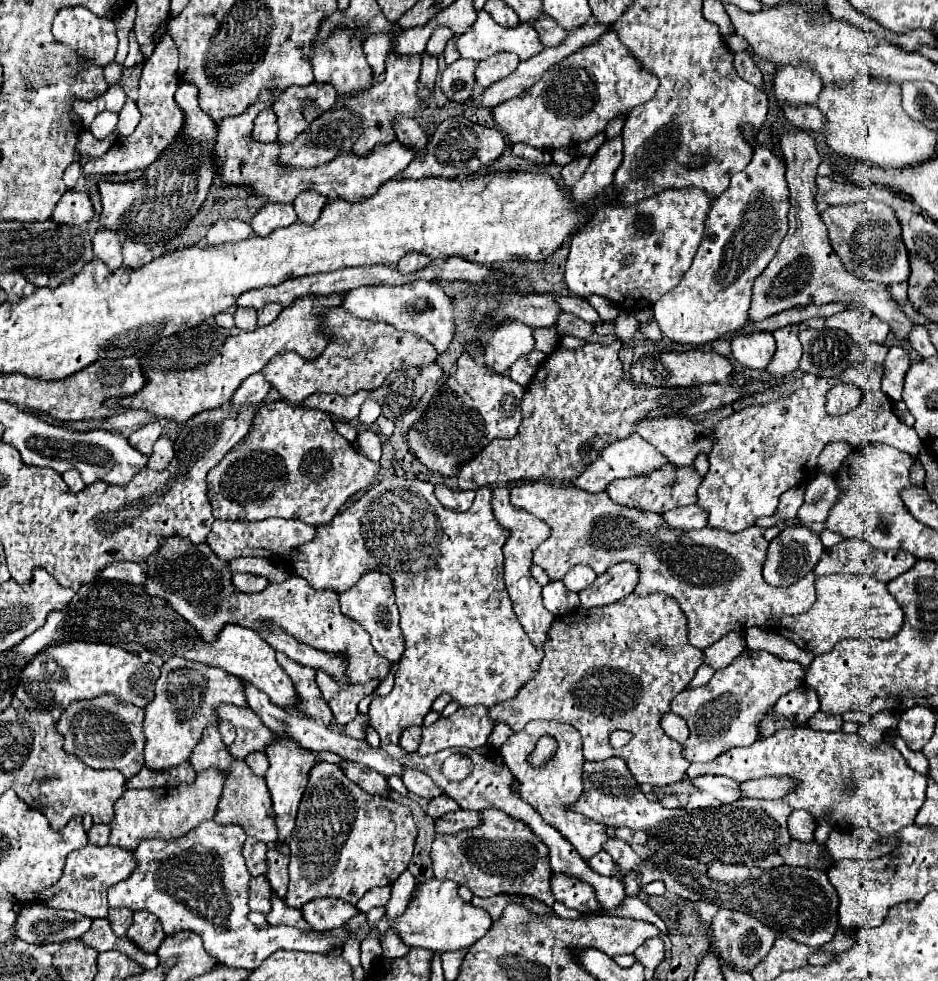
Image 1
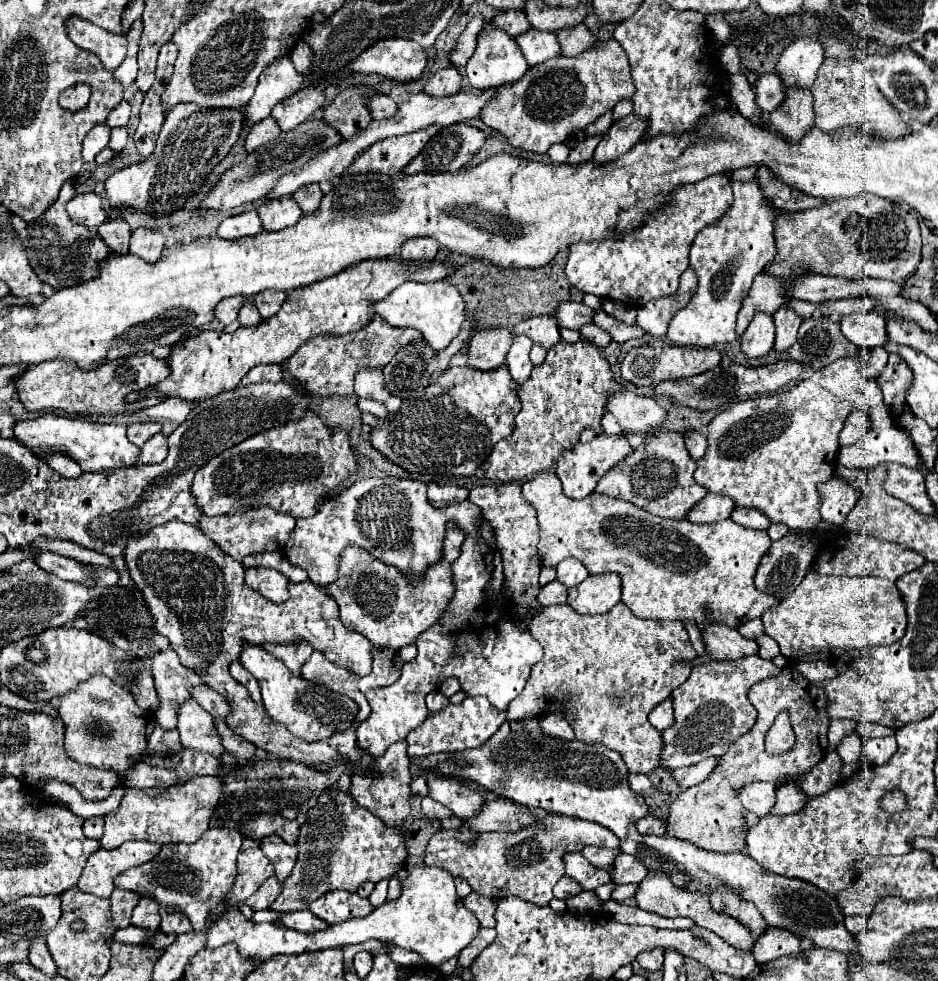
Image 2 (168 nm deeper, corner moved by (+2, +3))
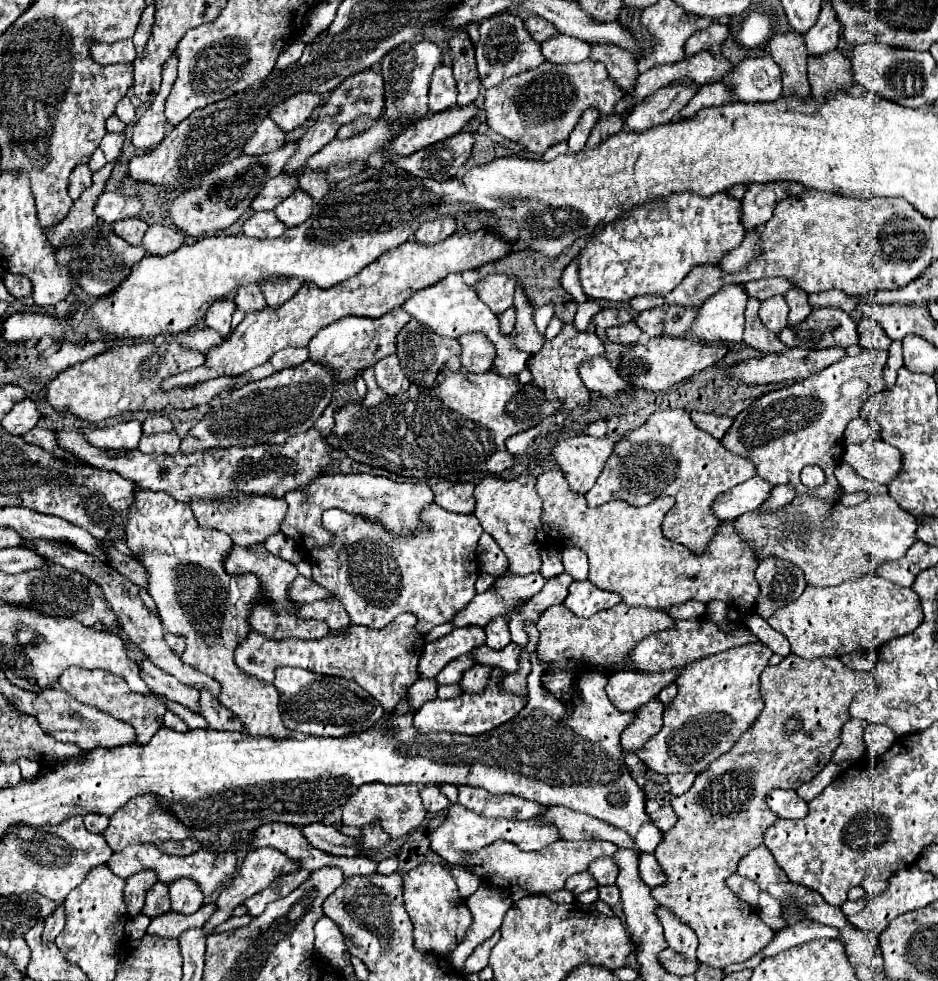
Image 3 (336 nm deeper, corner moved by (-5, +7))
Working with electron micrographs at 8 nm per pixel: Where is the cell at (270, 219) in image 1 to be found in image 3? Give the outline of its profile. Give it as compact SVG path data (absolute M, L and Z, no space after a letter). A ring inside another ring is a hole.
M298 188L274 210L274 214L288 228L300 226L312 214L312 198Z

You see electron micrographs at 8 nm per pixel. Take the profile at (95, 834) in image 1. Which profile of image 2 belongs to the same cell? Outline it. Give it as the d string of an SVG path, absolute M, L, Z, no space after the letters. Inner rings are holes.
M101 816L87 818L87 820L85 820L85 824L83 824L83 834L85 834L87 838L101 840L101 832L103 832L103 818L101 818Z

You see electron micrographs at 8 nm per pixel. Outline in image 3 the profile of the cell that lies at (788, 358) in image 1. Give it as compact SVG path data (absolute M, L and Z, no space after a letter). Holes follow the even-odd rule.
M788 290L786 294L786 302L790 306L790 314L788 314L788 326L794 328L800 322L806 320L806 316L812 312L810 304L808 304L808 294L802 290Z

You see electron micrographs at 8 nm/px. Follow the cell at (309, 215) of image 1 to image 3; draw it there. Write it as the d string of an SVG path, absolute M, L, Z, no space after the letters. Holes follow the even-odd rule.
M304 172L302 180L300 180L300 188L308 196L312 196L312 200L320 200L328 192L330 184L328 184L326 176L320 174L320 172Z

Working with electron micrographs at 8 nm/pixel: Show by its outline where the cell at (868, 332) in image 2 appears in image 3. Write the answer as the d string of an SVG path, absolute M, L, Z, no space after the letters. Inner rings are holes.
M862 318L858 322L858 334L860 334L860 344L866 348L876 348L876 350L888 350L892 340L888 340L886 332L876 324L872 318Z

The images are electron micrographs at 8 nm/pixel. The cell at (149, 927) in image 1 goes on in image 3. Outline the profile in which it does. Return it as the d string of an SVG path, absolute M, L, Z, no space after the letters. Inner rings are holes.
M156 882L148 894L146 894L146 904L142 914L148 918L156 918L162 916L170 910L170 900L168 900L168 886L164 882Z

